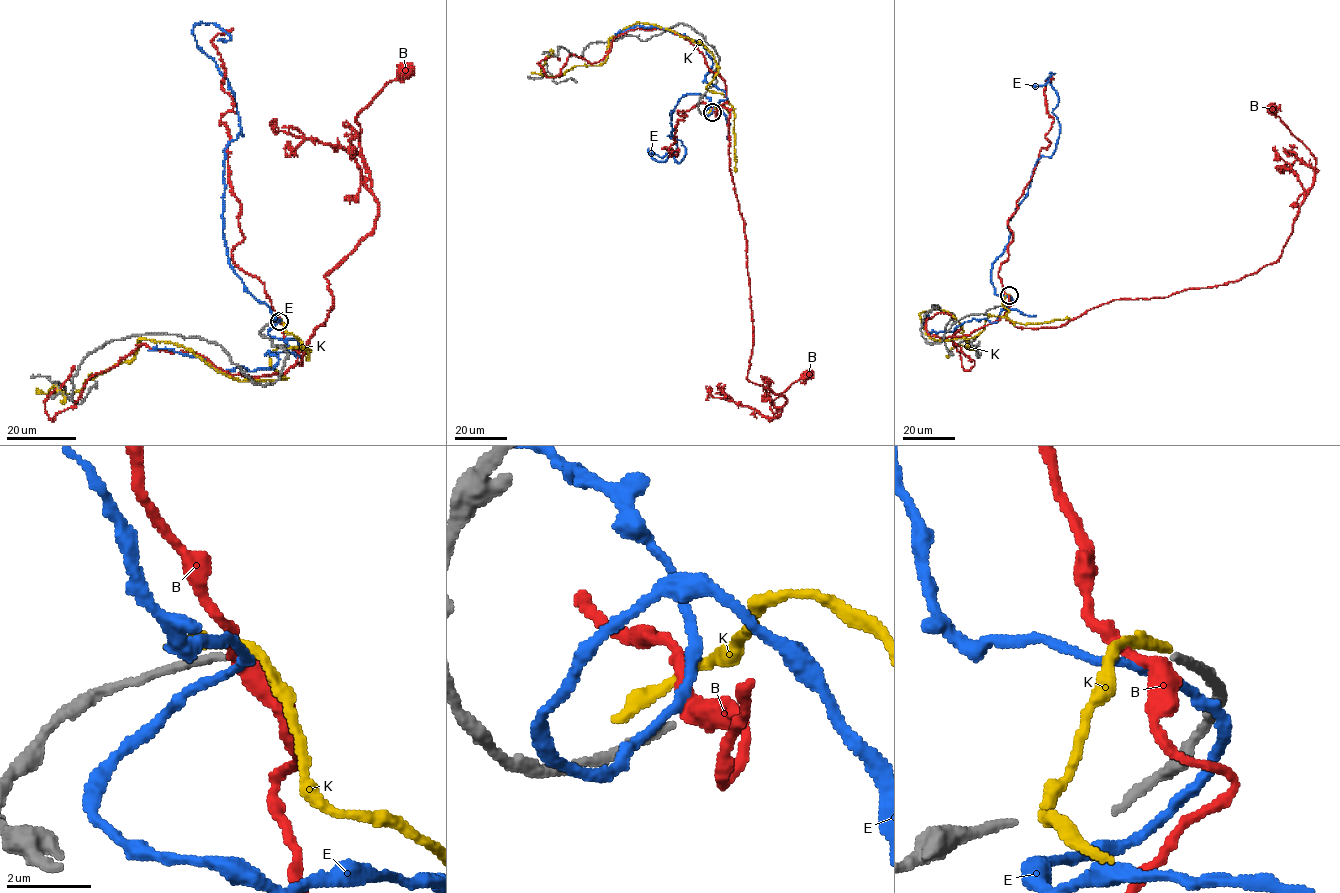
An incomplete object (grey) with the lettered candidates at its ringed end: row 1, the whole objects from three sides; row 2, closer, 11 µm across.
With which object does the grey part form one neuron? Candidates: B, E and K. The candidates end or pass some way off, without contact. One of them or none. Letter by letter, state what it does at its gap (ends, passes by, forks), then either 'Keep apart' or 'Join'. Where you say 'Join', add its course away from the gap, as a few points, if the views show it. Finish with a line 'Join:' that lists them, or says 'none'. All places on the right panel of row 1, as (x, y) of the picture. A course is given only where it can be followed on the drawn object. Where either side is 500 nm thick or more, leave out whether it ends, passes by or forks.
B: It passes by. Keep apart
E: It passes by. Keep apart
K: It passes by. Keep apart
Join: none

